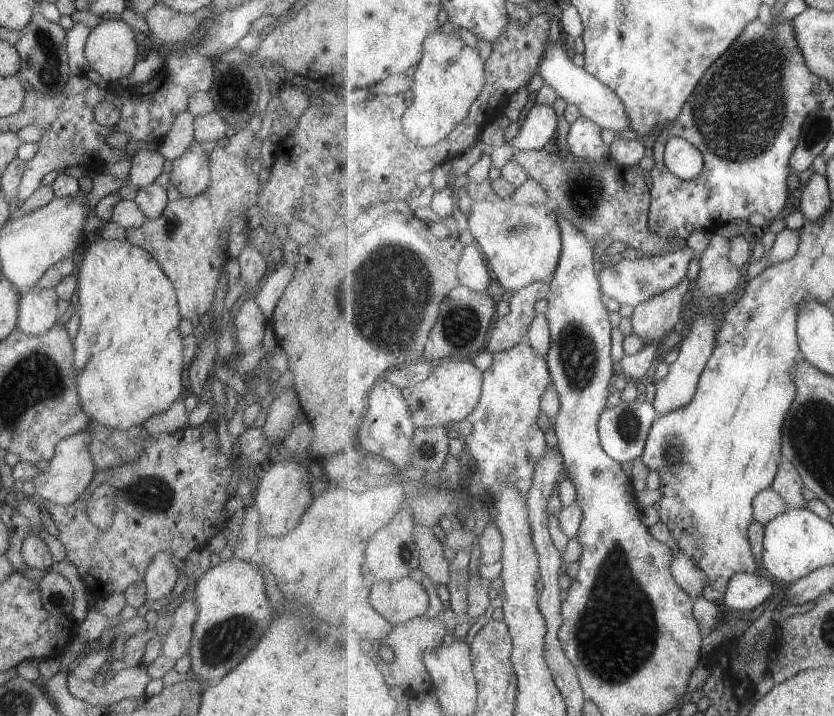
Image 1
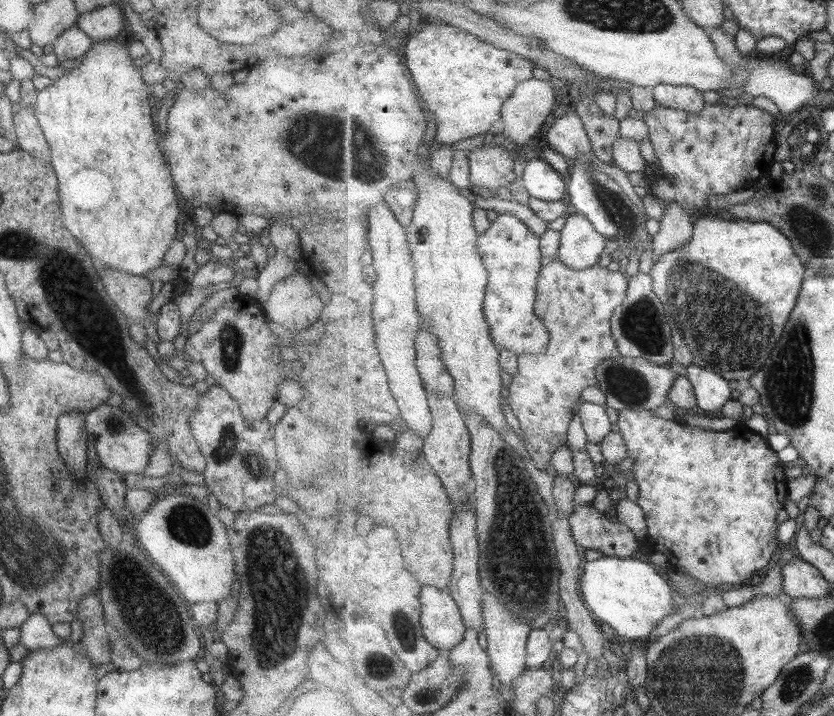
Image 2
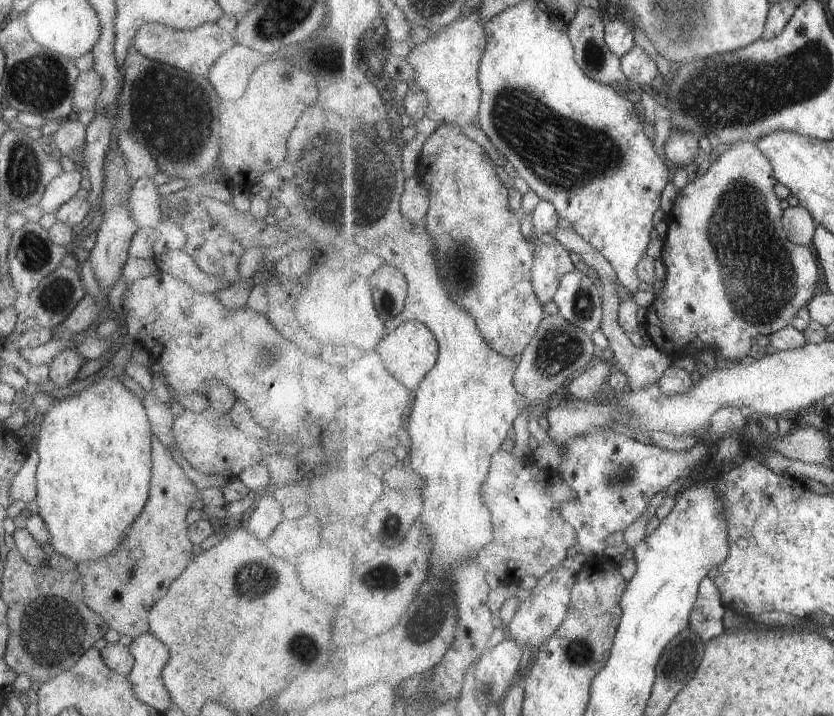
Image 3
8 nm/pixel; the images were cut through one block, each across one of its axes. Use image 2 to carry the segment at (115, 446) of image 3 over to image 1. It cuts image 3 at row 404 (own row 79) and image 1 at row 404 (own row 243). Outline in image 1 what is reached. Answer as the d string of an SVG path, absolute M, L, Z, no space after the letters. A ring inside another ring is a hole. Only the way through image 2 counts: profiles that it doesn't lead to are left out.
M96 232L88 236L84 241L83 256L79 268L77 269L77 300L79 309L79 323L77 336L71 340L73 344L73 370L75 370L75 380L77 380L77 394L79 394L79 406L87 414L91 422L99 423L107 428L117 430L127 430L133 426L142 426L149 417L165 412L171 402L181 394L181 372L183 370L182 338L179 335L178 325L181 320L177 306L176 294L171 281L165 276L157 261L141 247L131 244L129 241L104 240Z

